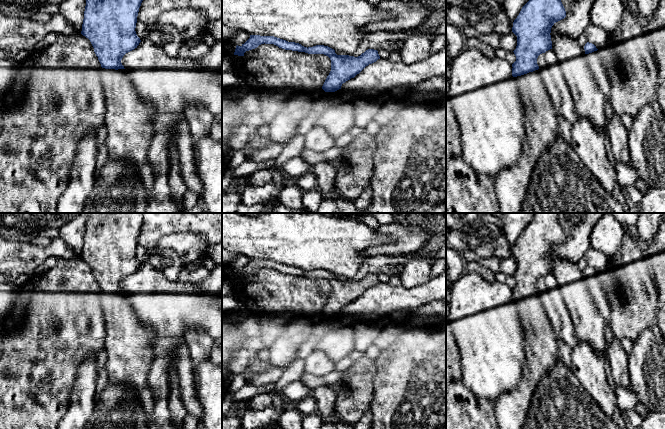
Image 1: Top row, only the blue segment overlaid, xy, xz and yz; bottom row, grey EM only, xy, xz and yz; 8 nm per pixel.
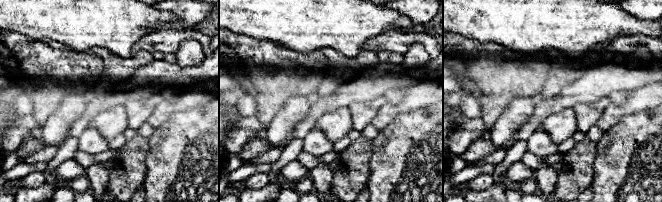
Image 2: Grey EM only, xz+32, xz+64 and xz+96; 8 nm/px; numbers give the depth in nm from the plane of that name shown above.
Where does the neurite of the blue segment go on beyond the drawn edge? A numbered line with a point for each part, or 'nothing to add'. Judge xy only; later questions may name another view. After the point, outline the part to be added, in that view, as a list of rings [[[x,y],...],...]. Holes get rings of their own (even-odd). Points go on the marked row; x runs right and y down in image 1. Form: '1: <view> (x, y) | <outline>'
1: xy (128, 119) | [[[100,68],[106,102],[105,145],[109,157],[128,160],[137,170],[147,190],[154,183],[152,167],[148,162],[153,137],[154,106],[138,95],[123,69]]]

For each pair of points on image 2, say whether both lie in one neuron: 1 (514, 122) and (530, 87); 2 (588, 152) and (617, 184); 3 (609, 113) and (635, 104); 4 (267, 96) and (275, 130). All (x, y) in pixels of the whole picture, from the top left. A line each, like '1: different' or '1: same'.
1: different
2: different
3: same
4: different

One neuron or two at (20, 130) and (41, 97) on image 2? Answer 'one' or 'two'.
one

